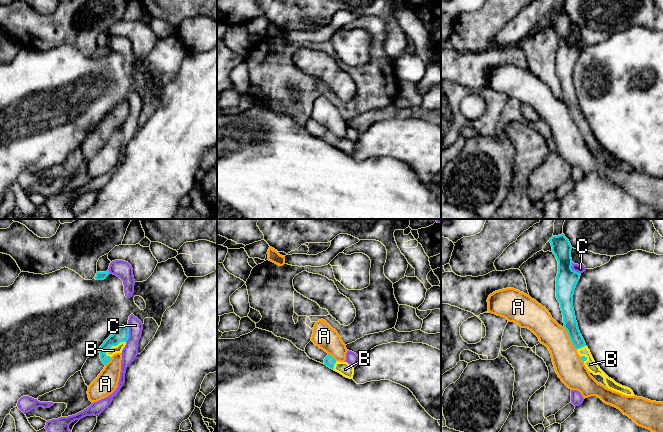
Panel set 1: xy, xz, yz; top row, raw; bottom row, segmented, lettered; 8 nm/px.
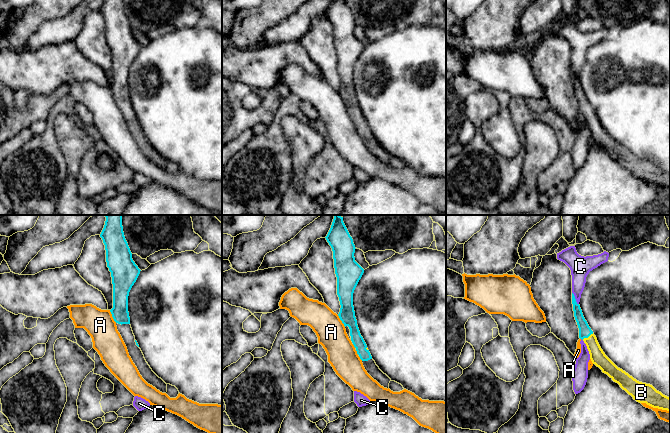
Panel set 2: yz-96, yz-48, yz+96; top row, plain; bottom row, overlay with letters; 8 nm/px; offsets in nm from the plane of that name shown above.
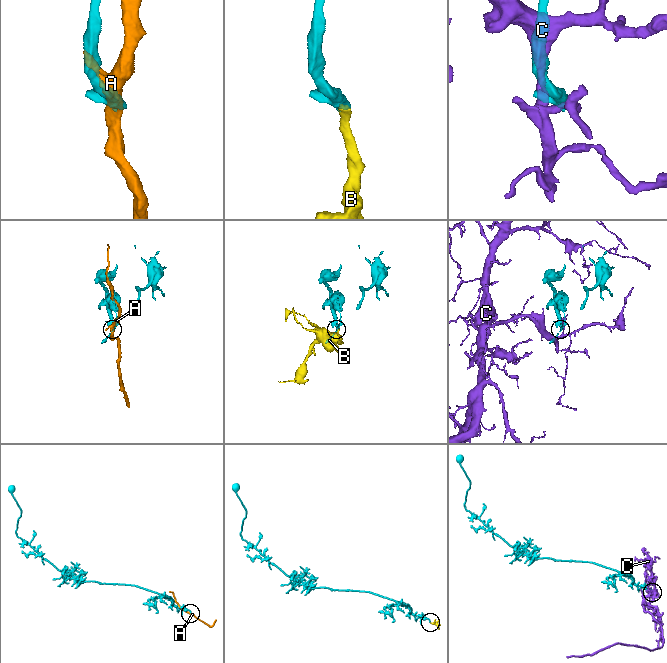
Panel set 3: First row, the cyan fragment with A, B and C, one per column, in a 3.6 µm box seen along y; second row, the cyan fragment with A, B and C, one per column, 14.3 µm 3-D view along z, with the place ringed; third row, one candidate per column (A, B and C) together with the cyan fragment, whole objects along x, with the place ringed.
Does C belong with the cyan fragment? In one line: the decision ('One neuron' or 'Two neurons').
Two neurons

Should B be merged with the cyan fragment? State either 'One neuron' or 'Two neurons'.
One neuron

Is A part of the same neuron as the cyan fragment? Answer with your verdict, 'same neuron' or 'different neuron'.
different neuron

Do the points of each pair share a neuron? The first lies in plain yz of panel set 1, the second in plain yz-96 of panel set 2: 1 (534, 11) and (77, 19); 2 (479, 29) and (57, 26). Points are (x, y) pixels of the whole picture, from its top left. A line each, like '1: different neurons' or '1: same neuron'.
1: same neuron
2: different neurons

